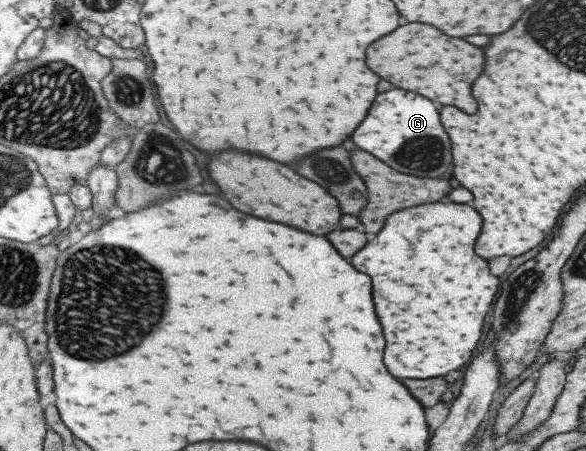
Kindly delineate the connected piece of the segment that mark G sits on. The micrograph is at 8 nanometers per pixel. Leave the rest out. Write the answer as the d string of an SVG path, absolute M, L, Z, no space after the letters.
M401 88L385 92L375 100L375 106L367 116L367 122L359 126L353 140L359 148L375 154L389 166L395 166L395 170L403 170L403 174L435 178L443 176L447 168L453 164L451 136L445 132L441 124L441 114L435 102L421 94Z

